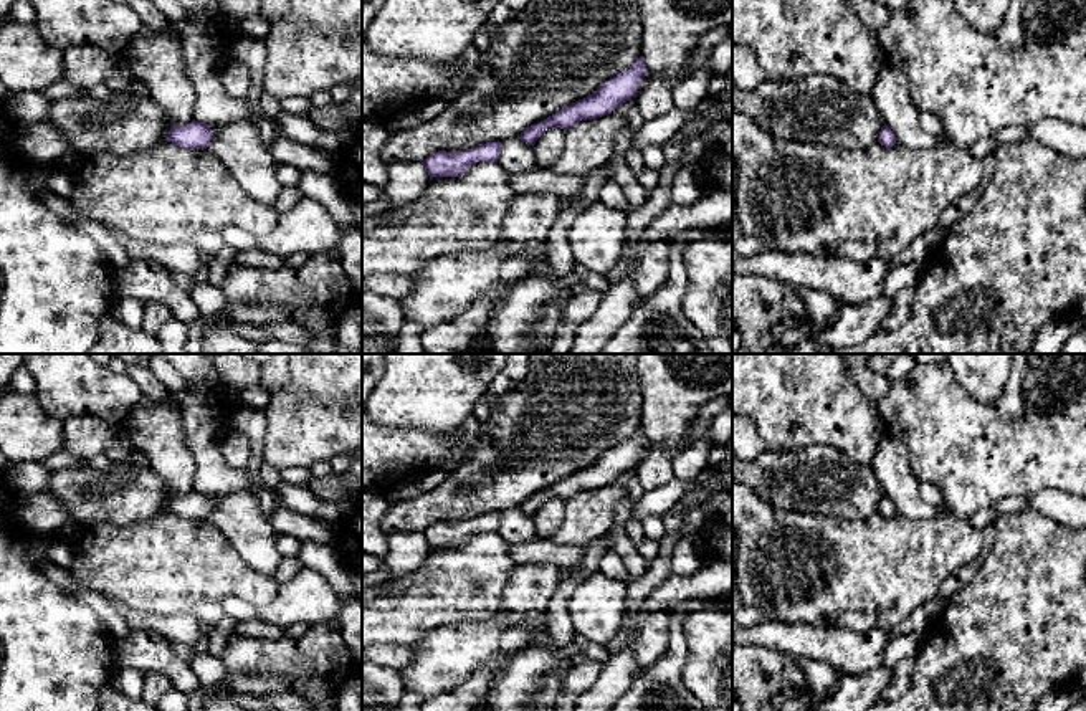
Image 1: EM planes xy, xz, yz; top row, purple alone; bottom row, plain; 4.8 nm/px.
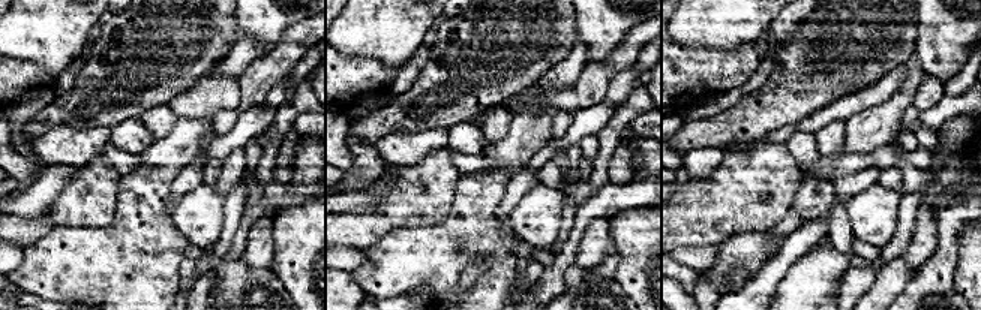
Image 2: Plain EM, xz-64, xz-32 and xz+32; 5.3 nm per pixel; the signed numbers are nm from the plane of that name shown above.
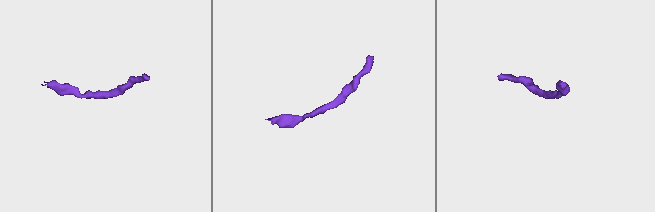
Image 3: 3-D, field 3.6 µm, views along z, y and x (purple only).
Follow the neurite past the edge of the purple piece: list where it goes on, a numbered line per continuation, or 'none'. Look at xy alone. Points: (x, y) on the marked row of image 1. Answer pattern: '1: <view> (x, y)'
none

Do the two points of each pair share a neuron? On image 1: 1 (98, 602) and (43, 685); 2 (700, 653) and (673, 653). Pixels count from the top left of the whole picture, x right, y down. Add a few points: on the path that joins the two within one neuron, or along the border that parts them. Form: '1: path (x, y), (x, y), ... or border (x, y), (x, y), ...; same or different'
1: border (63, 591), (86, 604), (114, 639); different
2: border (686, 614), (686, 663), (681, 683); different

